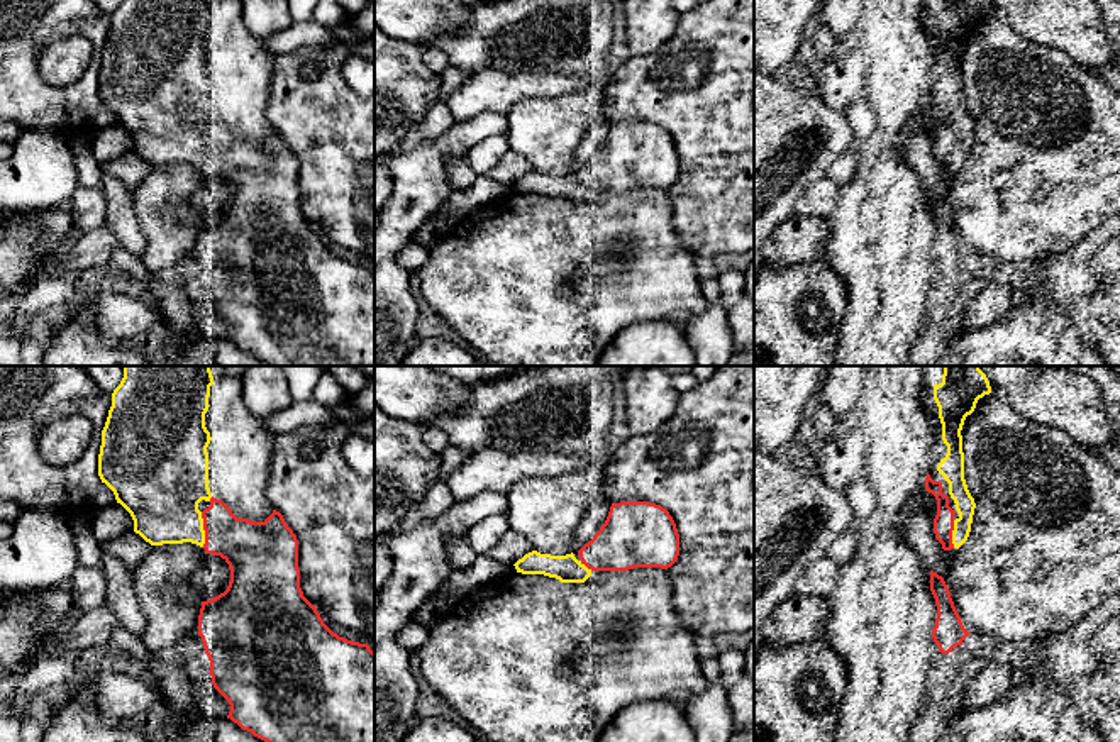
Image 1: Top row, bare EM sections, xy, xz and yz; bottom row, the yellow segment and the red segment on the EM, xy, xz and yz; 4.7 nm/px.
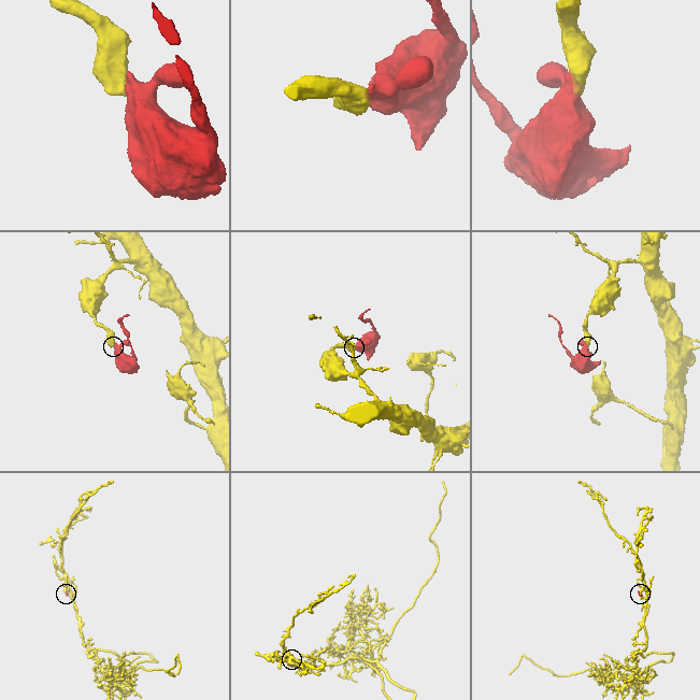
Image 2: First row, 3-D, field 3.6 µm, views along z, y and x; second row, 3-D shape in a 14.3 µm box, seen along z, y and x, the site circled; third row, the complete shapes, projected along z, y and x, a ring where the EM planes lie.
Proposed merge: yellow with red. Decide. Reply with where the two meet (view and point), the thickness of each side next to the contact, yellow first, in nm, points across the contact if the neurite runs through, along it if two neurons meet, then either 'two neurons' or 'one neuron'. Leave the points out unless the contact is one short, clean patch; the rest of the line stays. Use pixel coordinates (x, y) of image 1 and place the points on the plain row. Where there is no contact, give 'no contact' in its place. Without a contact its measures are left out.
contact xy (202, 149); calibres 360 and 260 nm; one neuron

